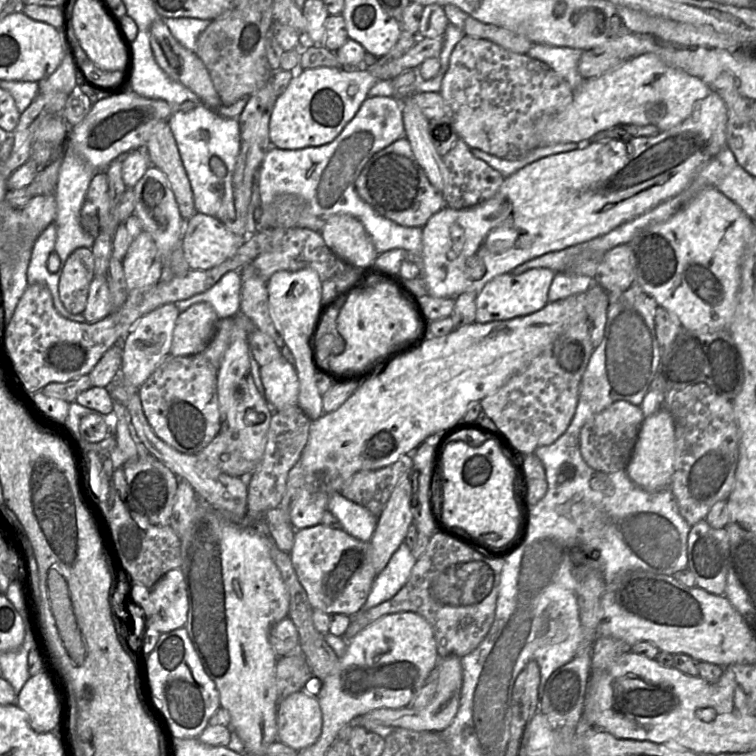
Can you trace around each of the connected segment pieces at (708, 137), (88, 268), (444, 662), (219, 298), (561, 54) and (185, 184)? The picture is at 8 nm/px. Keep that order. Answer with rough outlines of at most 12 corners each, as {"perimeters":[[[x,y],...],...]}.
{"perimeters":[[[669,130],[549,156],[422,228],[428,295],[478,293],[679,194],[727,145]],[[91,249],[74,250],[61,269],[60,300],[83,313],[94,276]],[[439,658],[438,687],[423,708],[375,709],[369,721],[441,732],[453,721],[463,682],[461,658]],[[226,272],[203,293],[176,302],[179,312],[209,303],[220,319],[240,312],[242,276]],[[533,45],[527,55],[547,64],[576,91],[583,50]],[[168,122],[145,149],[166,175],[181,216],[197,213],[193,192]]]}

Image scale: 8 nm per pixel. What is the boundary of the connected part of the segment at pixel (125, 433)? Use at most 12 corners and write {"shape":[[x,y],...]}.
{"shape":[[113,401],[116,446],[110,452],[114,469],[138,458],[124,406]]}

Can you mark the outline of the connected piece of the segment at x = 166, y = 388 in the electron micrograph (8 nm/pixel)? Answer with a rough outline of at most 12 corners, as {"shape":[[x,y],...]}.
{"shape":[[168,355],[139,387],[159,439],[196,454],[220,432],[217,370]]}

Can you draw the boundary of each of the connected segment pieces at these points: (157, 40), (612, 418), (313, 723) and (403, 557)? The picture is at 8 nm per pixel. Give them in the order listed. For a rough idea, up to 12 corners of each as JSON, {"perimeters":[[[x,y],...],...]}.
{"perimeters":[[[162,21],[150,27],[158,65],[205,106],[222,105],[210,74]],[[616,401],[581,429],[584,461],[625,470],[644,420]],[[303,690],[278,703],[278,739],[297,752],[318,741],[318,699]],[[406,543],[376,576],[360,611],[393,598],[416,560]]]}

